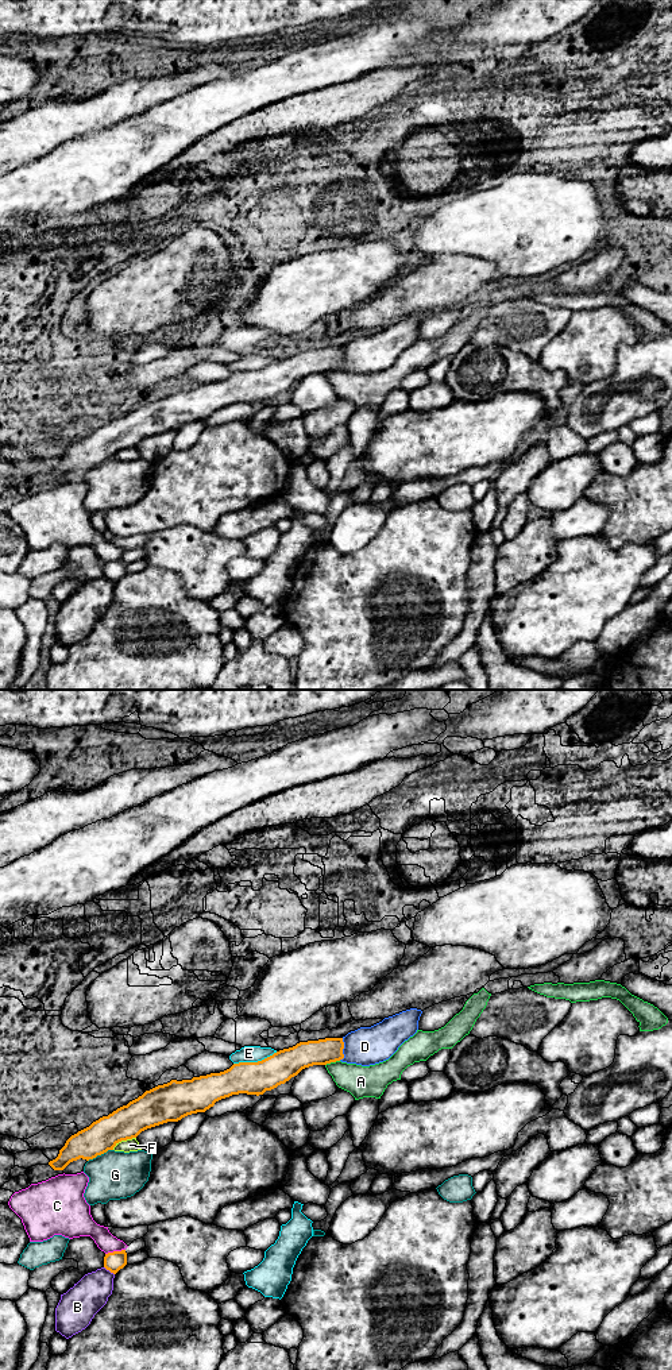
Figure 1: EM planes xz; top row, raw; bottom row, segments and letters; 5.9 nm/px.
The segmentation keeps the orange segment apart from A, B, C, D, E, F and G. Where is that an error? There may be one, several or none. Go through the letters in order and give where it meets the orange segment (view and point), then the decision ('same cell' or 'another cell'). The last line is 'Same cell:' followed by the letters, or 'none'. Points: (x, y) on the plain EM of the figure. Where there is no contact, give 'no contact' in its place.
A: xz (332, 370) | another cell
B: xz (109, 579) | another cell
C: xz (115, 560) | another cell
D: xz (342, 359) | same cell
E: xz (255, 371) | another cell
F: xz (123, 448) | another cell
G: xz (100, 463) | another cell
Same cell: D

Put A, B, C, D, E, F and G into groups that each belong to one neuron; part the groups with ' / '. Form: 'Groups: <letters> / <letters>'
Groups: A / B / C / D / E / F / G

